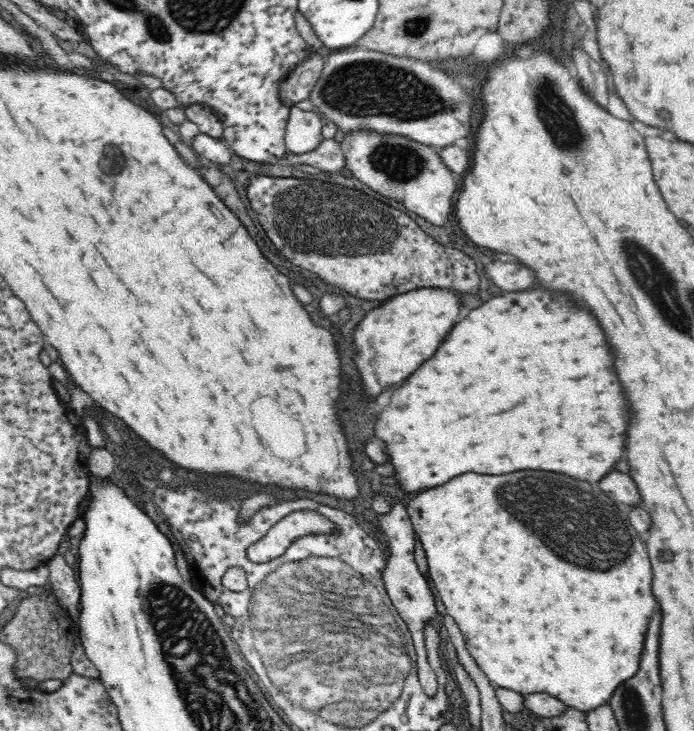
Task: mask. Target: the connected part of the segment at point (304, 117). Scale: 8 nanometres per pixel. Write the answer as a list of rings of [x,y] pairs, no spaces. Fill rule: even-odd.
[[[295,106],[289,109],[284,135],[287,150],[301,153],[315,149],[323,140],[321,119],[317,116],[317,111],[302,111]]]

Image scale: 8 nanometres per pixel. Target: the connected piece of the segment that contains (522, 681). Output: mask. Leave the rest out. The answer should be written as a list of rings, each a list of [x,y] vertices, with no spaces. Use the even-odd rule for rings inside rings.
[[[524,470],[524,472],[506,474],[506,476],[488,476],[488,474],[482,476],[476,472],[468,472],[468,474],[452,478],[448,484],[444,484],[440,488],[432,488],[432,490],[418,494],[414,500],[410,500],[406,504],[405,509],[408,510],[408,516],[414,525],[415,535],[424,548],[424,554],[426,554],[426,560],[430,566],[430,576],[438,588],[438,594],[440,594],[448,614],[460,626],[466,646],[470,650],[470,656],[478,662],[478,666],[490,678],[492,685],[510,688],[520,695],[530,694],[530,692],[548,692],[550,696],[564,702],[565,706],[588,712],[606,705],[612,698],[614,688],[618,684],[622,684],[623,680],[636,674],[640,652],[644,646],[644,632],[648,628],[652,610],[656,608],[651,591],[651,562],[645,547],[644,536],[632,526],[627,509],[609,498],[596,484],[580,482],[576,478],[556,474],[556,472]]]

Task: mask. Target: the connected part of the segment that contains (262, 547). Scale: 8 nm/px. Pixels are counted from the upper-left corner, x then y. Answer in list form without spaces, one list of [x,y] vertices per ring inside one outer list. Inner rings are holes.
[[[299,510],[283,518],[276,526],[272,526],[267,535],[253,544],[247,555],[257,563],[270,562],[282,556],[289,545],[296,544],[304,536],[338,536],[338,525],[332,519],[314,510]]]

